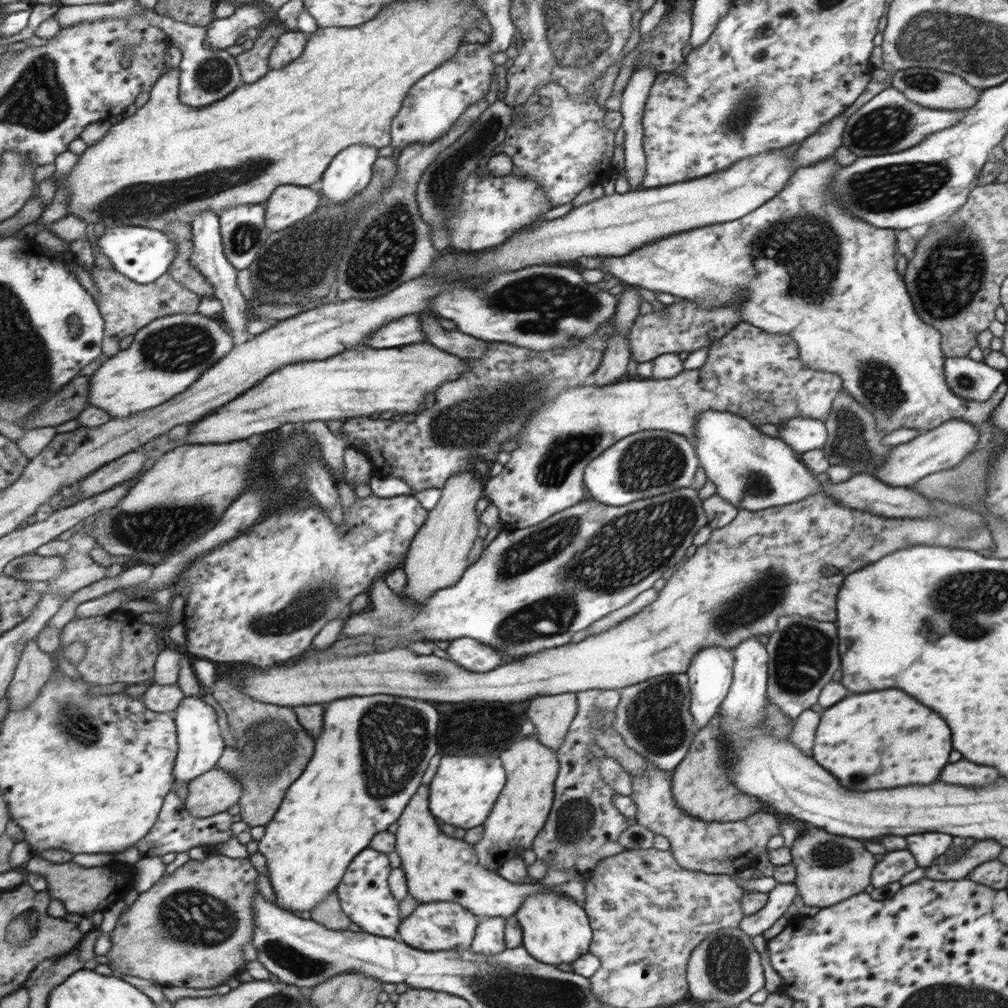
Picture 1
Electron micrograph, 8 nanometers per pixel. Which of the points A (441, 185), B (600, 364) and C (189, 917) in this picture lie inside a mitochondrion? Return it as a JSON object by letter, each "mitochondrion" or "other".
{"A":"mitochondrion","B":"other","C":"mitochondrion"}

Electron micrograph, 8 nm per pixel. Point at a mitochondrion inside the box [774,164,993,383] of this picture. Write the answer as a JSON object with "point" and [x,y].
{"point":[958,262]}

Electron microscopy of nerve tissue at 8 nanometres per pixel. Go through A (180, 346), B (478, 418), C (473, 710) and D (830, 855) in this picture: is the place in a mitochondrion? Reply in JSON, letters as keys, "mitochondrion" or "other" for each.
{"A":"mitochondrion","B":"mitochondrion","C":"other","D":"mitochondrion"}

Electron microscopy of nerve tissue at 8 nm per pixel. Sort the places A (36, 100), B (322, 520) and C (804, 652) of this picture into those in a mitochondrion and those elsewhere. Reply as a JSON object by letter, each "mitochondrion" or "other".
{"A":"mitochondrion","B":"other","C":"mitochondrion"}

